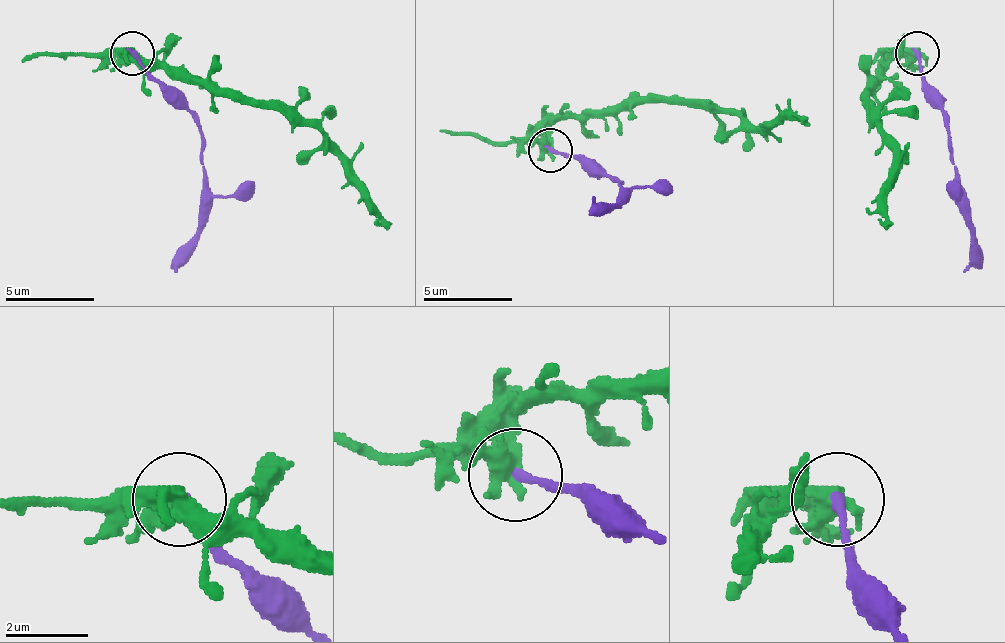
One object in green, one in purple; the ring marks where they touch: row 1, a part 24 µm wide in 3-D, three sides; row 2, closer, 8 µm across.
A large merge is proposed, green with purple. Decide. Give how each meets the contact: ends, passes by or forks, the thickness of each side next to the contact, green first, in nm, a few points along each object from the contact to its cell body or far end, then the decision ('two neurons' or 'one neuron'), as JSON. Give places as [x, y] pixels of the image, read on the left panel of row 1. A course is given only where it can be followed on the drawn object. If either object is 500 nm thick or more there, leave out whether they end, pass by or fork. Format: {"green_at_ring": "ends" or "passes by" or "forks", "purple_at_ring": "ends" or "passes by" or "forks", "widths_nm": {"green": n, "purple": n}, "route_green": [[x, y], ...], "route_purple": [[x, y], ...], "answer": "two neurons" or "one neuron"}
{"green_at_ring": "passes by", "purple_at_ring": "ends", "widths_nm": {"green": 440, "purple": 260}, "route_green": [[131, 52], [136, 47], [149, 61], [198, 74], [220, 87], [291, 105], [335, 154], [388, 229]], "route_purple": [[131, 52], [202, 136], [202, 202], [193, 233], [193, 251], [175, 273]], "answer": "two neurons"}

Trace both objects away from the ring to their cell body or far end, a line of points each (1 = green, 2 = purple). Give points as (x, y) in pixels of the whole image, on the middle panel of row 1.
1: (549, 151), (554, 125), (567, 116), (616, 116), (638, 103), (709, 103), (753, 125), (806, 116)
2: (549, 151), (585, 156), (620, 182), (611, 205), (593, 196)

